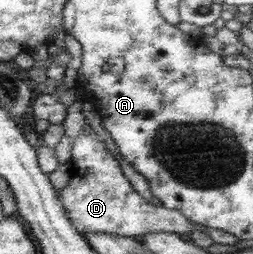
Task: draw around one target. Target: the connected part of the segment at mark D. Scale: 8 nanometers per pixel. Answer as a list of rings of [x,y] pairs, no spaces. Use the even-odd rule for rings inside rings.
[[[84,133],[74,140],[72,172],[69,183],[59,191],[60,199],[68,210],[69,218],[77,230],[93,234],[115,234],[138,238],[149,233],[176,233],[189,235],[194,232],[193,222],[181,211],[155,206],[139,195],[127,180],[119,162],[106,149],[105,144]]]

